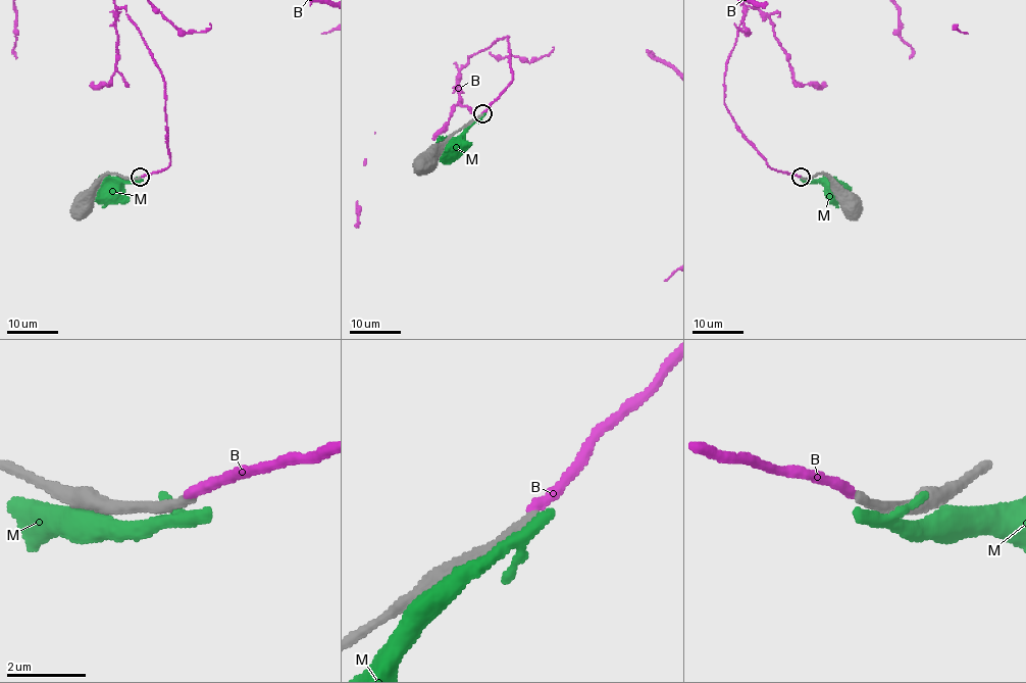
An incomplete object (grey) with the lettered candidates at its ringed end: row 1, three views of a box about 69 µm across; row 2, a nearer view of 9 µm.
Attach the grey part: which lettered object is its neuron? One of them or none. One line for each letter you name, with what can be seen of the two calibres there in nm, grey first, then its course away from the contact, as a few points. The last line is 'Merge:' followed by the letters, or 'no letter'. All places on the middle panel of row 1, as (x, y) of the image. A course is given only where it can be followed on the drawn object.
B: calibres 280 and 280 nm
Merge: B

